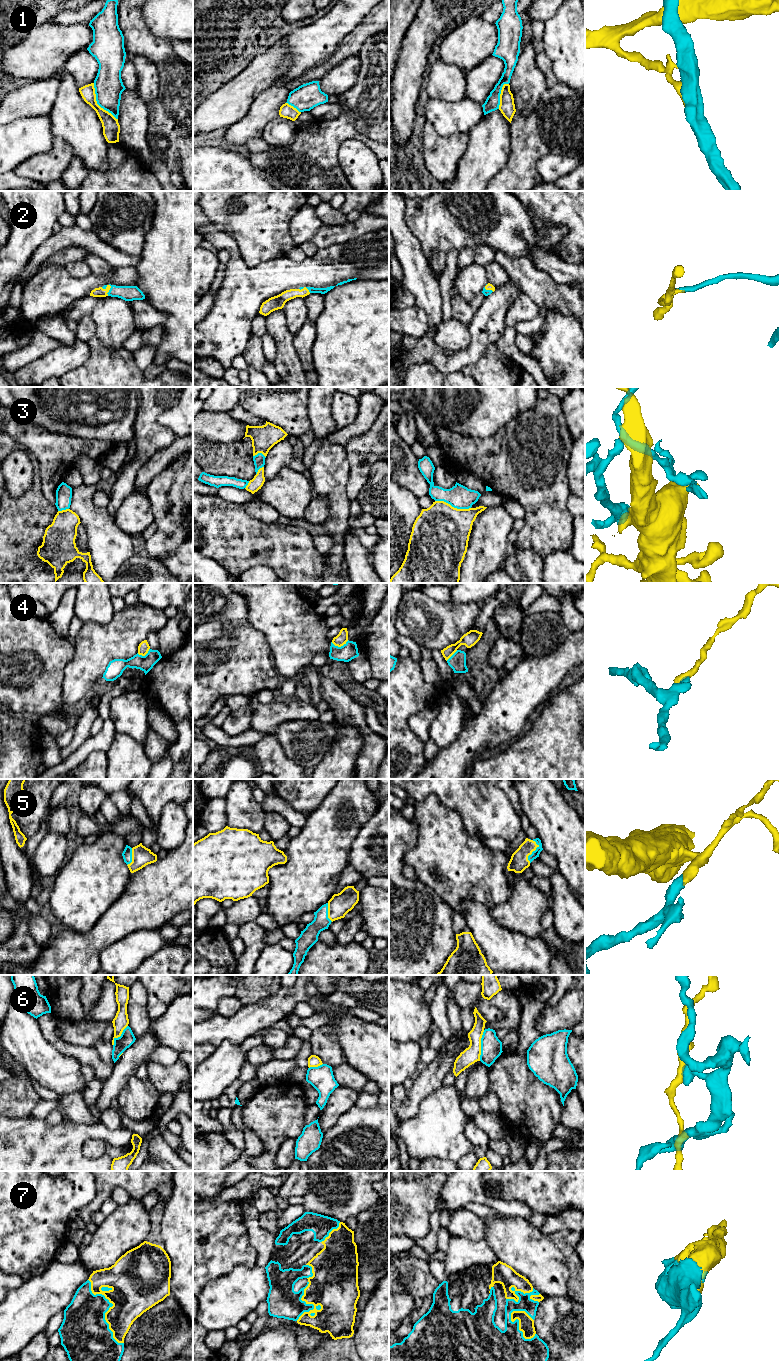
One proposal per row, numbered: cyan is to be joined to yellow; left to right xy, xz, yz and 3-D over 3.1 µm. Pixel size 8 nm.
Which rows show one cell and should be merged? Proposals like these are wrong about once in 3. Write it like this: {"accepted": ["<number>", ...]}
{"accepted": ["2", "5", "7"]}

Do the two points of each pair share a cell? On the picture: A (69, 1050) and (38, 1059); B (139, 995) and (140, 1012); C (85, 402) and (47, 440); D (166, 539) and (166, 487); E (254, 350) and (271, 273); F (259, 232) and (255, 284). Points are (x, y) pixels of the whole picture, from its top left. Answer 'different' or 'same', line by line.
A: different
B: same
C: different
D: same
E: different
F: different

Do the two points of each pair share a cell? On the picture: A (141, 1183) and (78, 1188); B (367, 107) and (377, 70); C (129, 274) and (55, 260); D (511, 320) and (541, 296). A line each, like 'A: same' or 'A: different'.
A: different
B: same
C: different
D: different

